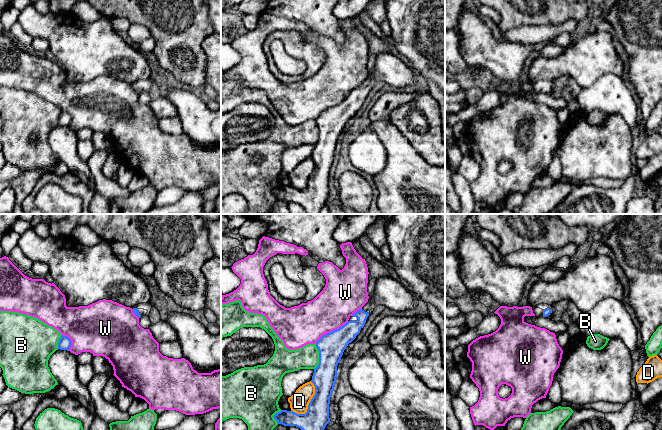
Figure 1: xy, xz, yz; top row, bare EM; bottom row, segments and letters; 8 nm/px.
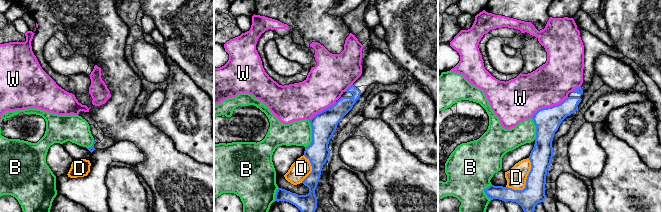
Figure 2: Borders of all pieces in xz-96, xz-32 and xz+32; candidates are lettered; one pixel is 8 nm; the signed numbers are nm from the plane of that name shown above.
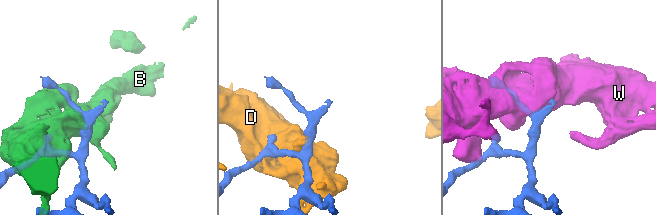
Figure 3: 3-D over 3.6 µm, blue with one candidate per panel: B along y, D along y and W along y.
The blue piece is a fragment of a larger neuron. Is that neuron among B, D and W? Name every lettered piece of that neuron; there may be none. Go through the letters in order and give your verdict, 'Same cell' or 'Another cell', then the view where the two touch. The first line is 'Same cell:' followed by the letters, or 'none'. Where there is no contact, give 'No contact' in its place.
Same cell: none
B: Another cell. Touches blue in xz
D: Another cell. Touches blue in xz
W: Another cell. Touches blue in xz

